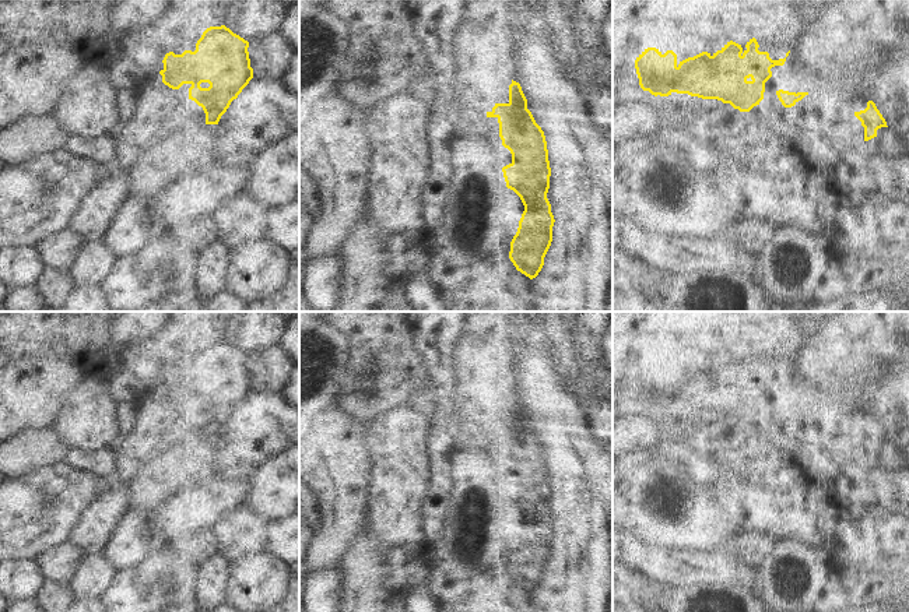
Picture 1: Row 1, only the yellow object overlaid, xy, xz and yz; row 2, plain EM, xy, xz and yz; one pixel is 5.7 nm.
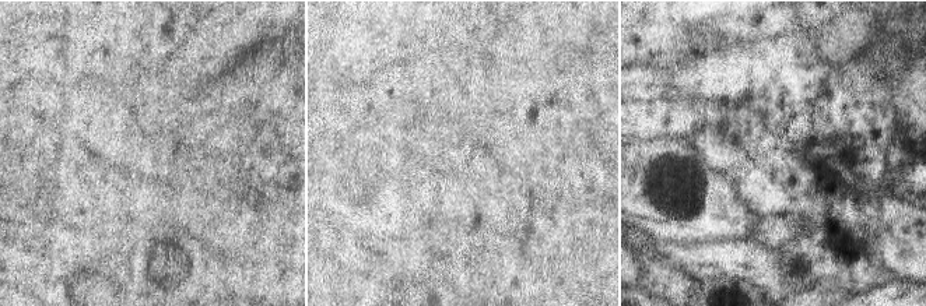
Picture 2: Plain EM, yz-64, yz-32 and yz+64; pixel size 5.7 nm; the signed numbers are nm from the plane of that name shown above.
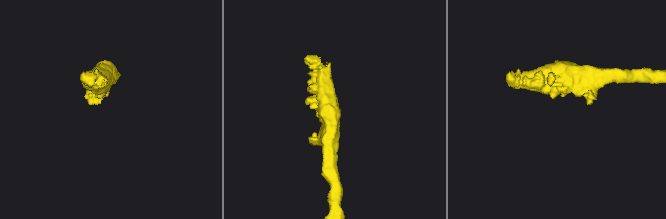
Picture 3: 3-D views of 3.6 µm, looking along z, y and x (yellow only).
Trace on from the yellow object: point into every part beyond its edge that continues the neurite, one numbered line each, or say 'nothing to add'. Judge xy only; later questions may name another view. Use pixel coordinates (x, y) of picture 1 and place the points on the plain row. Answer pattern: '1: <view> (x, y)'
nothing to add

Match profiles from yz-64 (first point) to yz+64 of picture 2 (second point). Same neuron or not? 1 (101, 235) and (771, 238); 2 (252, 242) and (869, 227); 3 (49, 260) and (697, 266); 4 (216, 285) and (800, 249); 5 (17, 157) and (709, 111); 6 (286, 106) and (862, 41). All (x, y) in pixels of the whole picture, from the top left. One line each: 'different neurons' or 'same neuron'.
1: same neuron
2: same neuron
3: same neuron
4: same neuron
5: different neurons
6: same neuron

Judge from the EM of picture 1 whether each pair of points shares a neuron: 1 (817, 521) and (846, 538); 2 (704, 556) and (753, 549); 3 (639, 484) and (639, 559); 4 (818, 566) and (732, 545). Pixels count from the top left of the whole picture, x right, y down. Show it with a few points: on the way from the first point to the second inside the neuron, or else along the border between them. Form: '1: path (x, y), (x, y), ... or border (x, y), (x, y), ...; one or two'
1: path (824, 528), (839, 534); one
2: border (723, 547), (734, 563), (751, 566); two
3: border (628, 533), (635, 533), (650, 547), (670, 549); two
4: border (775, 540), (767, 545), (764, 554), (751, 565); two

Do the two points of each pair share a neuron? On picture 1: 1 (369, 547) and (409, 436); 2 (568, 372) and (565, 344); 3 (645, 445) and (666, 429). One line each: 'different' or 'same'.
1: different
2: same
3: different

